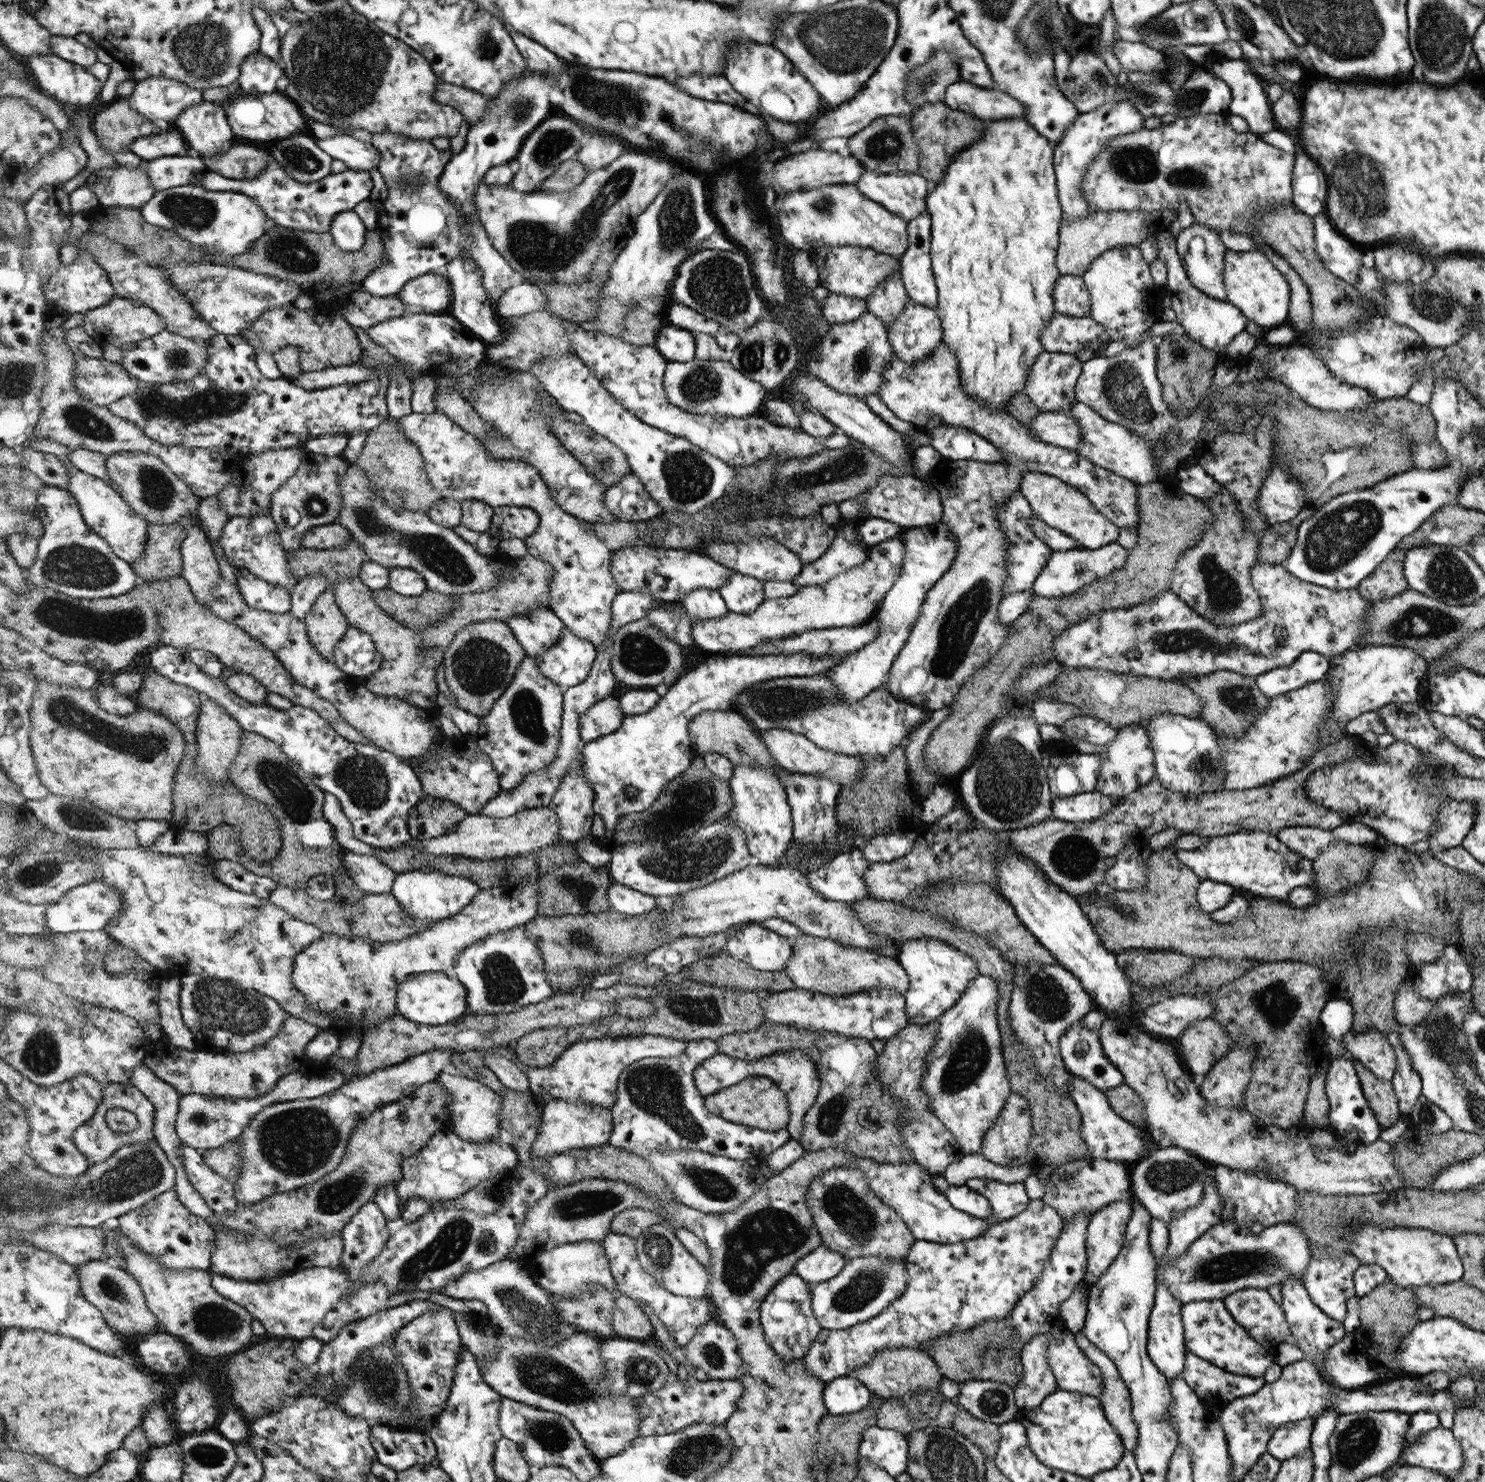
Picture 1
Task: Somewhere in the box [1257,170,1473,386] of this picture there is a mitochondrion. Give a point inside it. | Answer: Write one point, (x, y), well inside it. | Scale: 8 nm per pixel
(1438, 309)

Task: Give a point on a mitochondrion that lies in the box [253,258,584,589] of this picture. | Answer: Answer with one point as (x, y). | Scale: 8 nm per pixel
(314, 505)

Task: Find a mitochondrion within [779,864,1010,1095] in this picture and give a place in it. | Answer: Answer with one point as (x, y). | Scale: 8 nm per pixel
(842, 976)

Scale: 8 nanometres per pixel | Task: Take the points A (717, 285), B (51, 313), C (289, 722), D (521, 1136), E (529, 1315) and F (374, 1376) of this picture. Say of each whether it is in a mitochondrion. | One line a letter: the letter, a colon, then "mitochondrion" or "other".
A: mitochondrion
B: other
C: mitochondrion
D: other
E: mitochondrion
F: mitochondrion

